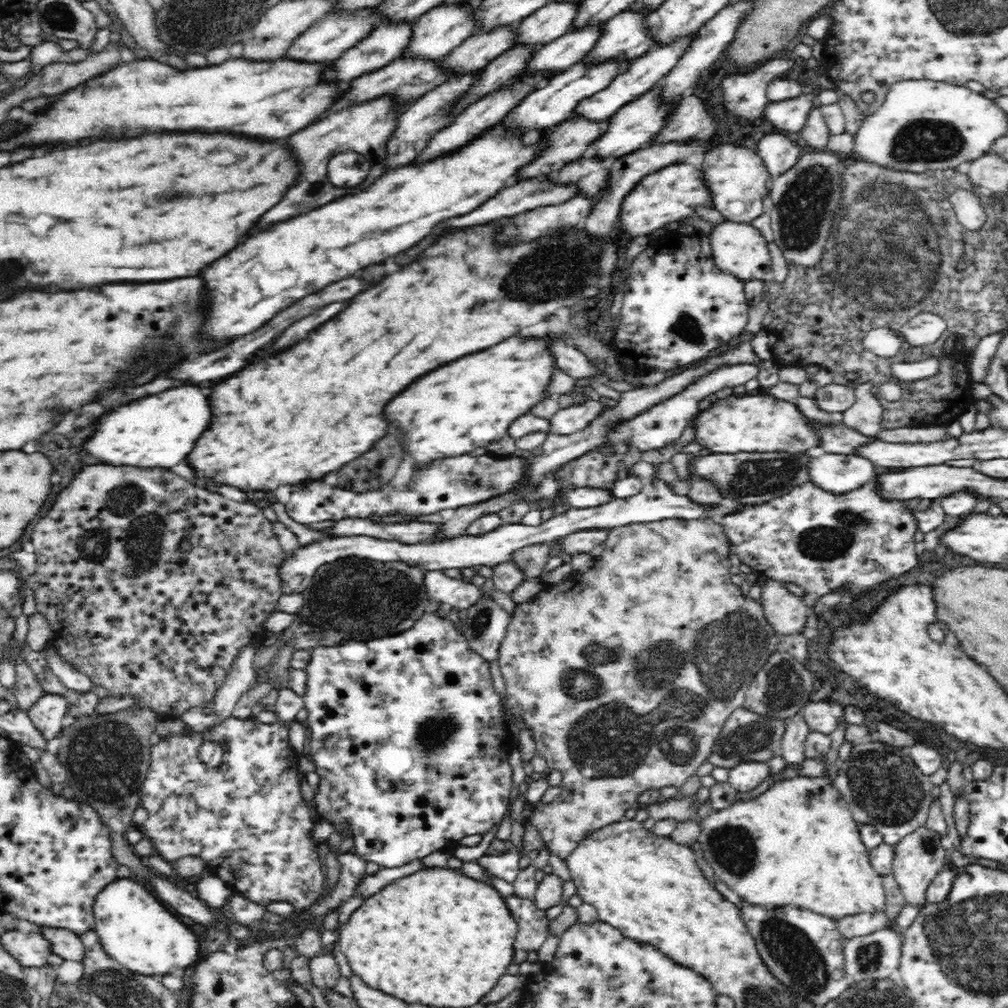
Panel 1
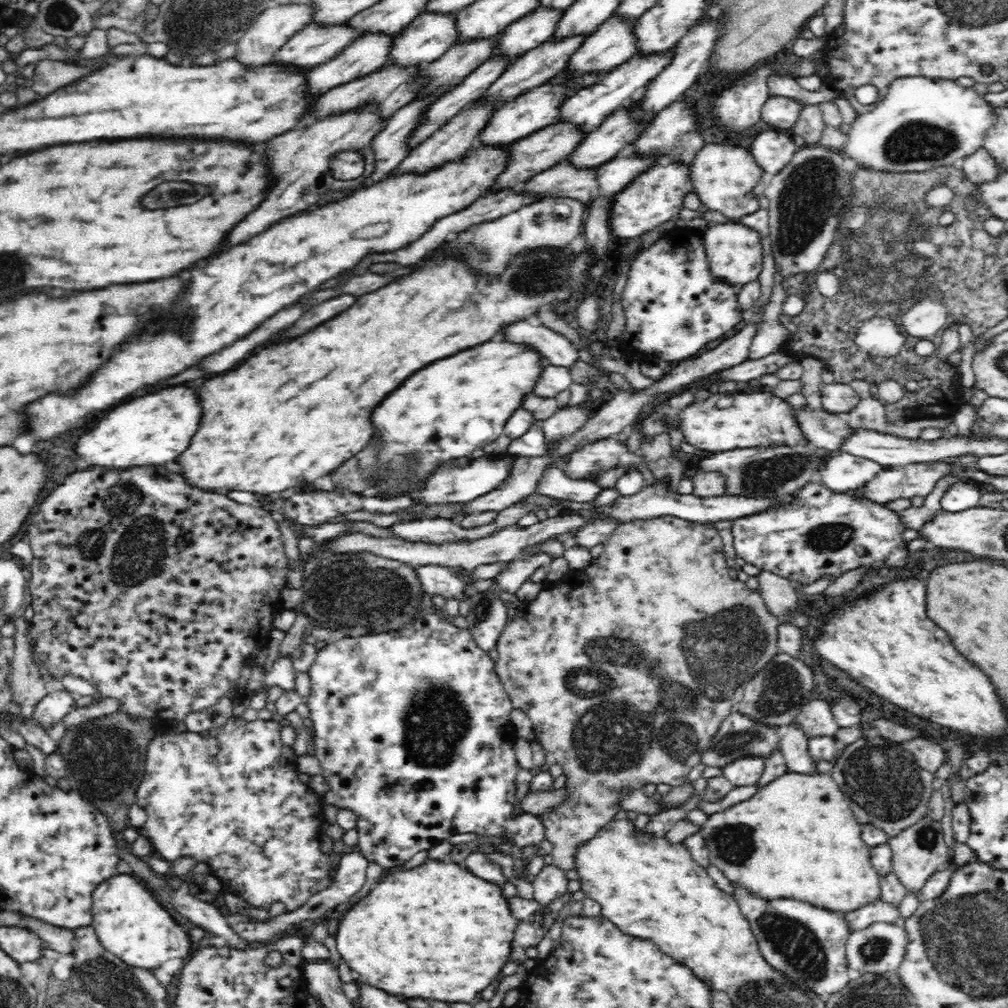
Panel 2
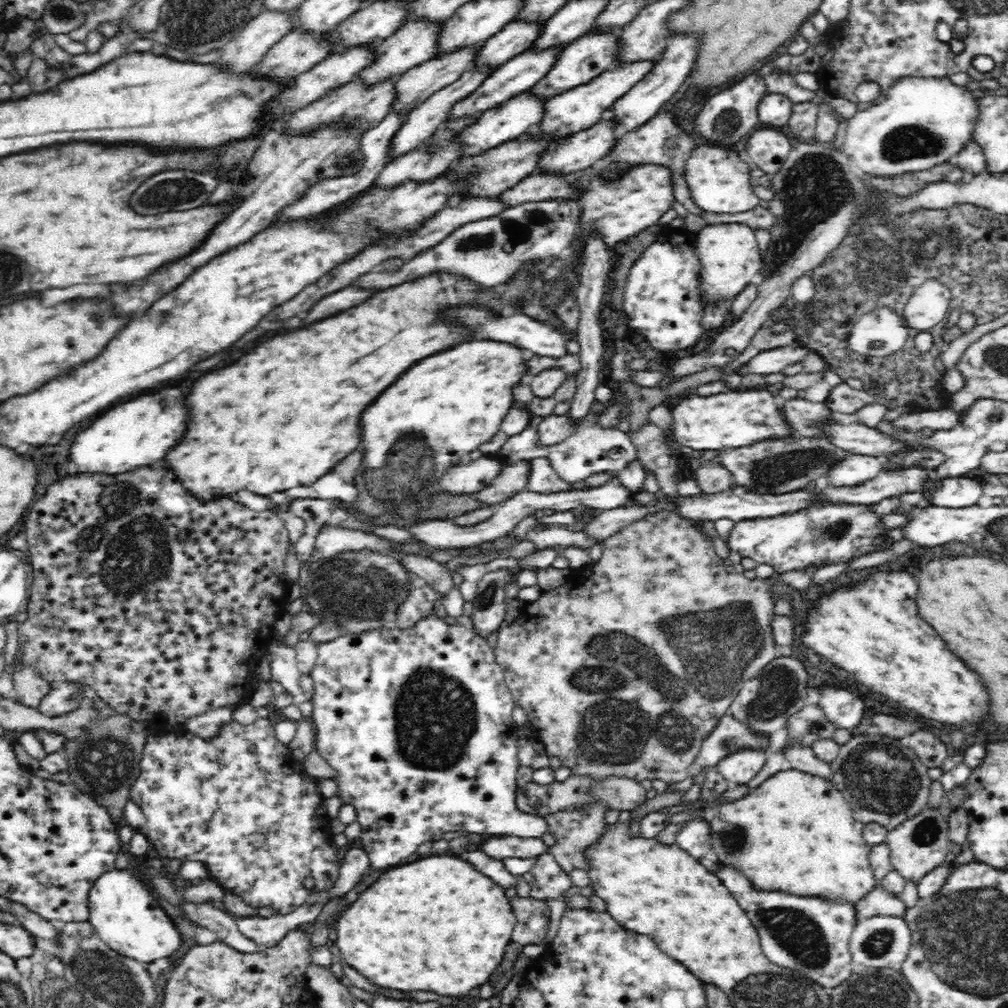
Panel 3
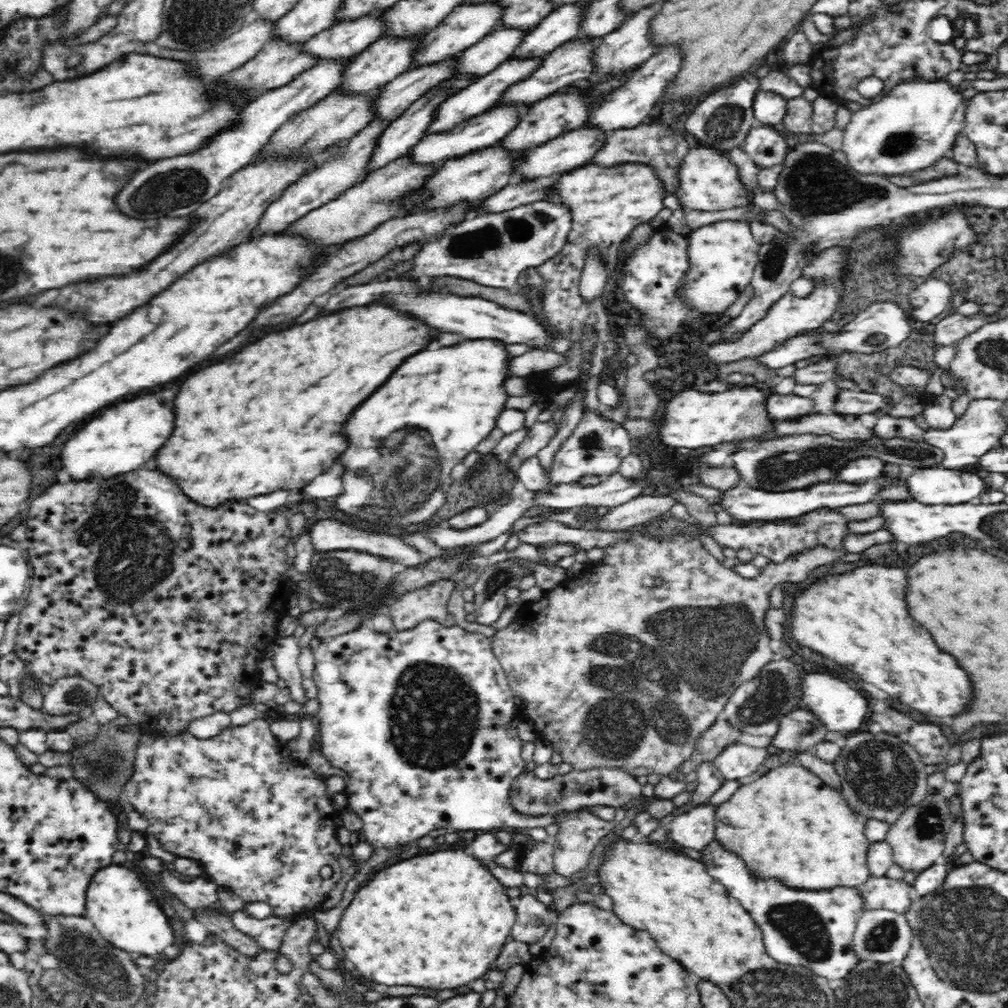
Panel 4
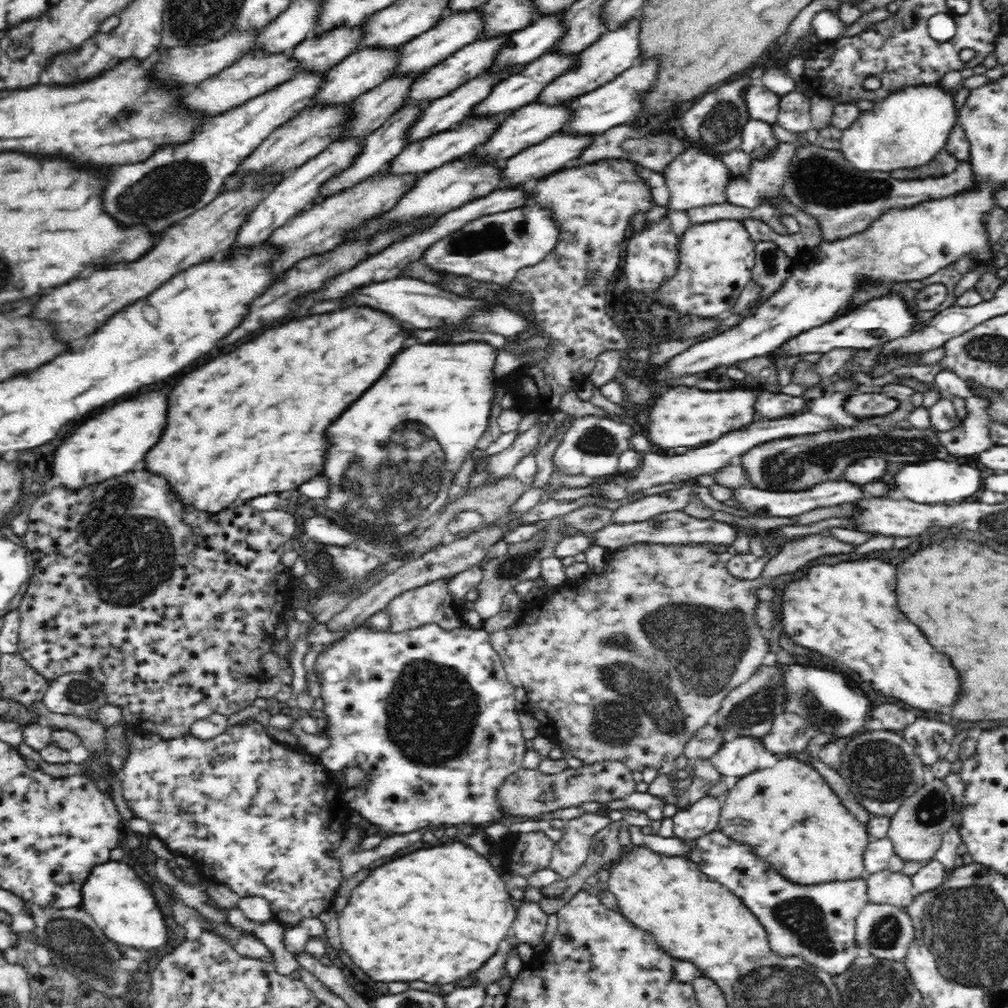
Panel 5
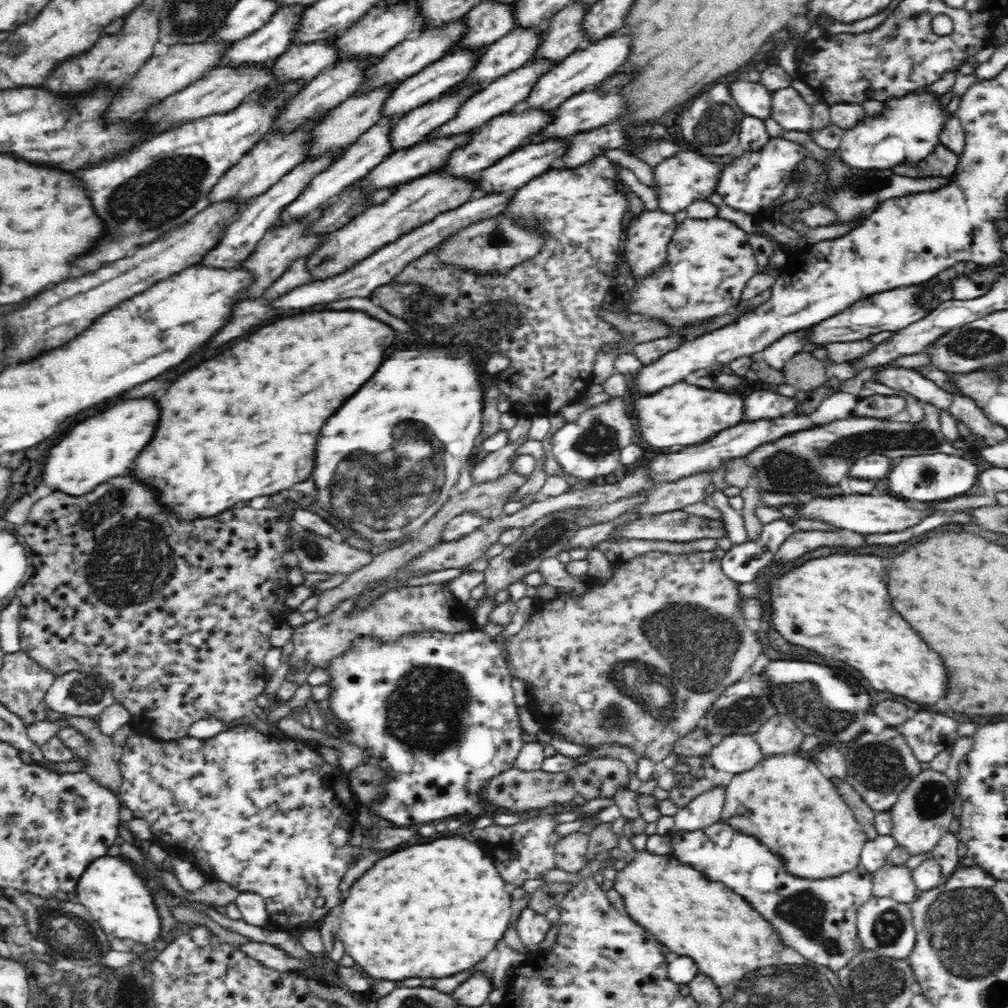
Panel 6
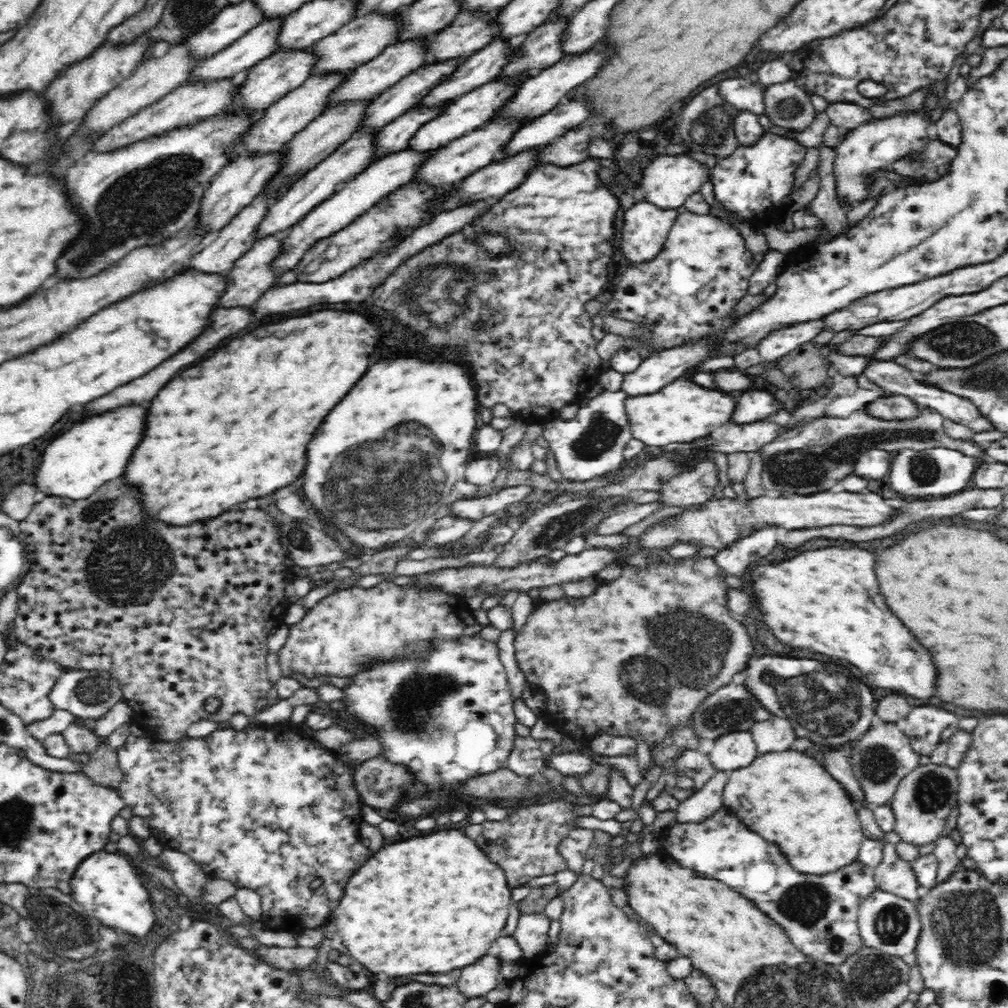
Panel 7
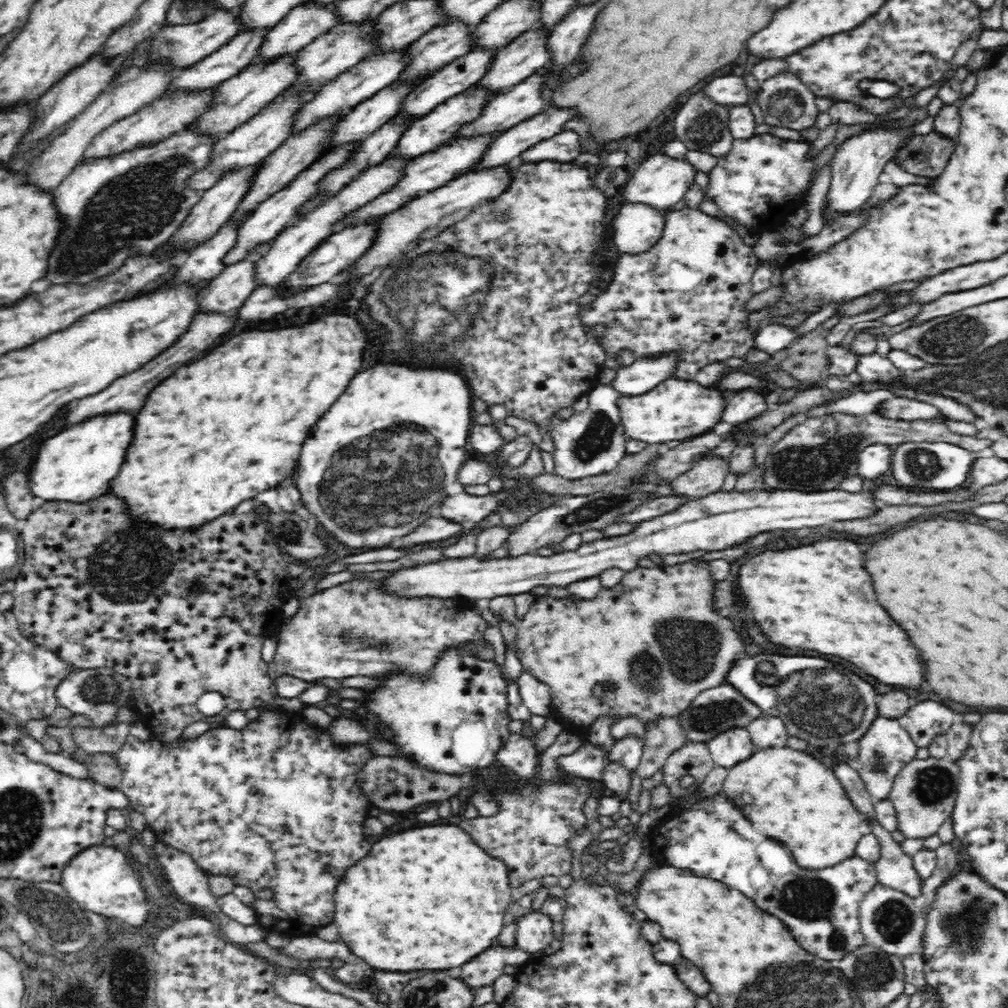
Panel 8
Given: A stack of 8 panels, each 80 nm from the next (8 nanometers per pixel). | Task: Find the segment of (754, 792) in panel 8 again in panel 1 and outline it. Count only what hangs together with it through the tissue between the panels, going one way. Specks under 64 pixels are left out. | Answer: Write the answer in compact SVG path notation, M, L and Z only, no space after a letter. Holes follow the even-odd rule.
M837 705L838 728L829 734L832 740L830 752L823 759L828 772L819 777L796 775L781 778L772 783L765 792L754 799L738 801L730 808L710 812L704 819L698 819L700 834L697 837L704 850L707 862L718 879L730 884L748 902L765 907L774 905L801 906L835 919L861 912L872 912L884 908L885 890L882 875L872 867L869 848L862 842L860 824L852 816L843 795L836 789L833 779L840 770L839 749L846 742L848 724L842 720L844 707Z

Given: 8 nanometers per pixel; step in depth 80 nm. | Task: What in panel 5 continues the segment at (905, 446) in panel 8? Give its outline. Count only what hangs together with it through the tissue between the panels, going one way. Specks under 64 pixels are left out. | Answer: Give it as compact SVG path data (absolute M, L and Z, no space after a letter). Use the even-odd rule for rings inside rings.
M938 457L920 461L903 463L894 474L894 484L898 495L912 502L936 505L940 503L954 504L964 502L980 489L980 470L974 462Z

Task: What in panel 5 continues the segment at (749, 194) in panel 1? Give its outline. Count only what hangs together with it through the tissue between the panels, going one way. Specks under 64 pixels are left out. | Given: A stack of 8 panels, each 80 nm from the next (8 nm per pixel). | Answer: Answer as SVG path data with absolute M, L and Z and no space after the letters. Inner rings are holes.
M690 147L676 155L663 166L661 175L670 192L670 202L666 204L669 211L688 210L700 205L713 205L725 202L724 185L730 175L728 167L719 156L706 154L695 147Z

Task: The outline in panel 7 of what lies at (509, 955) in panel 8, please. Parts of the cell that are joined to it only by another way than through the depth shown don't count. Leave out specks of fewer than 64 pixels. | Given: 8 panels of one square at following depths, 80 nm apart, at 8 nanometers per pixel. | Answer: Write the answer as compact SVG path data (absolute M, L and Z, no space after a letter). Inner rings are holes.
M486 954L478 958L474 964L461 968L457 985L462 993L468 995L469 999L486 995L500 983L502 979L500 968L502 968L500 957Z

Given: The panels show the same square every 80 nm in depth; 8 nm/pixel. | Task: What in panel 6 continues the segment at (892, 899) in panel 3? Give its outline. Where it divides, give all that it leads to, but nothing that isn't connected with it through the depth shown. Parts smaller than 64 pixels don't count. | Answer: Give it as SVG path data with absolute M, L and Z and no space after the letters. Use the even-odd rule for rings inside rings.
M892 857L873 872L872 894L888 895L898 902L914 902L918 896L916 883L906 864L895 864Z

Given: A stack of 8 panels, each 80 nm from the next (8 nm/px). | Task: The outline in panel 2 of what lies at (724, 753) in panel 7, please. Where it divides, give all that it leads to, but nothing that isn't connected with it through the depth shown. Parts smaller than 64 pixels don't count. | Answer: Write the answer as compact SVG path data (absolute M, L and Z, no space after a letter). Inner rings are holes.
M740 756L726 766L722 766L722 774L735 787L750 786L760 778L765 768L765 758L762 756Z

